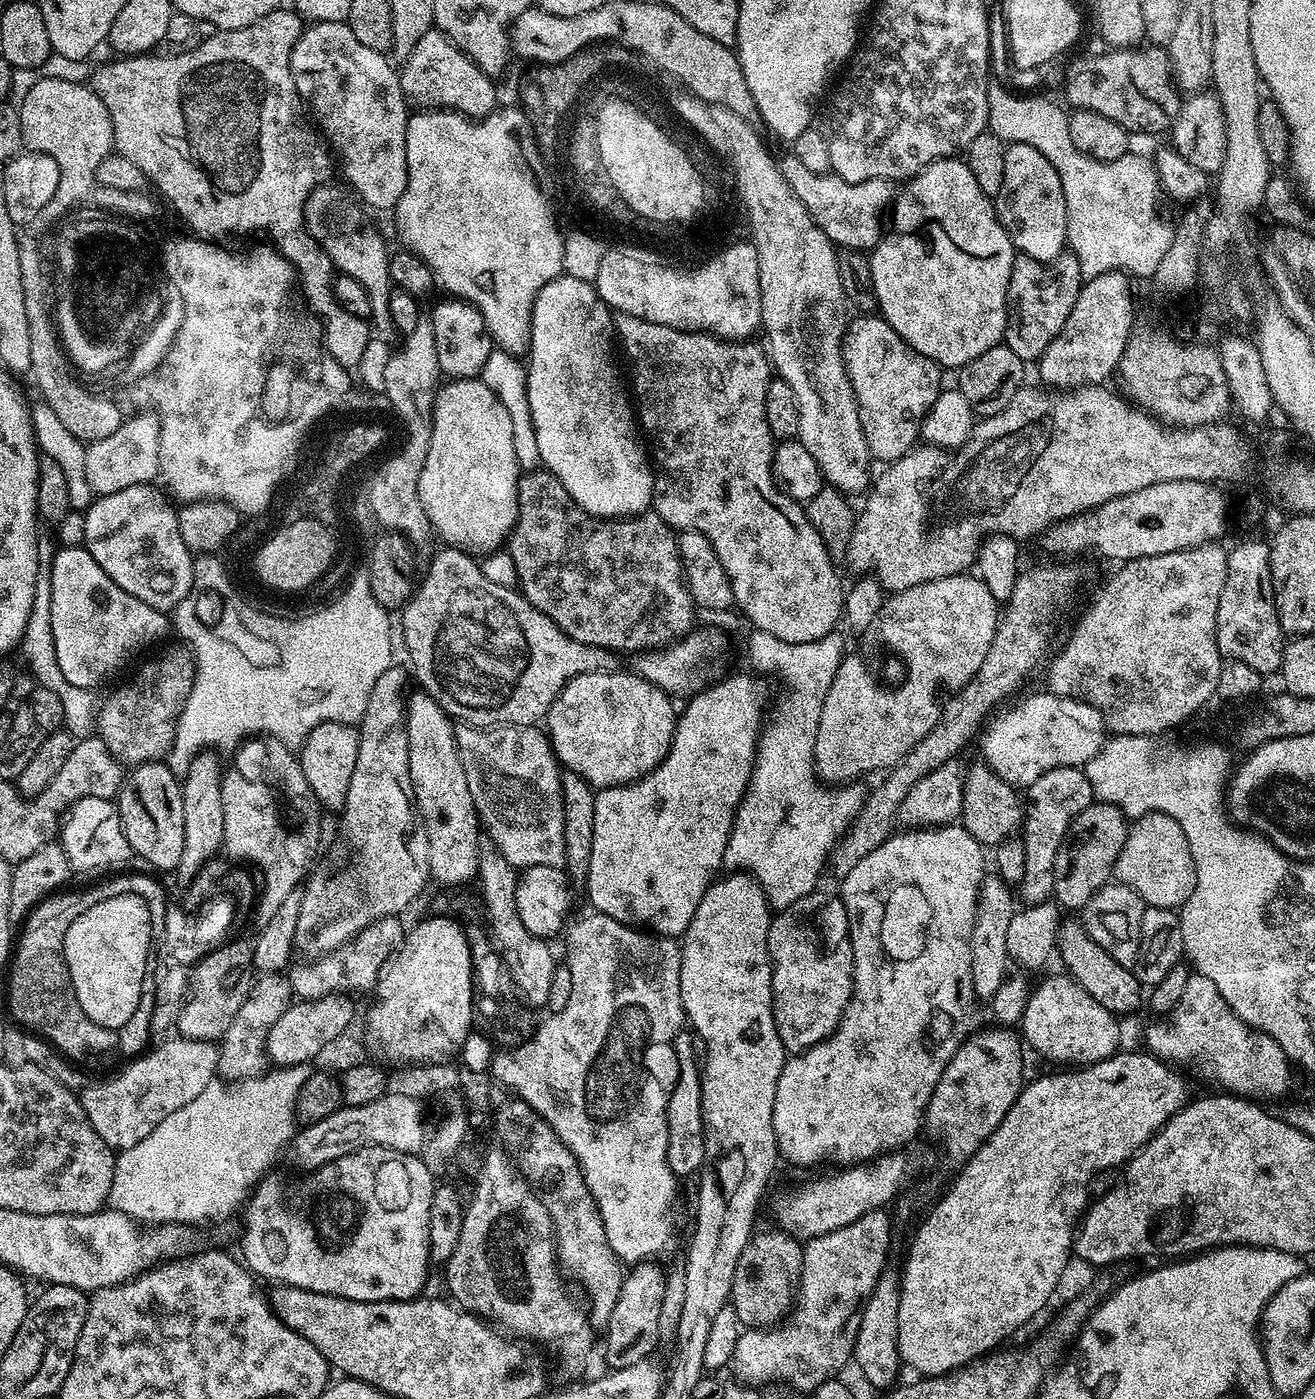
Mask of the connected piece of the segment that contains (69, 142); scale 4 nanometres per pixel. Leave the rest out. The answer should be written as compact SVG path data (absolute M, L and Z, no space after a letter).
M41 75L28 87L28 92L19 101L20 117L22 118L22 138L24 147L29 153L50 155L58 164L64 164L68 168L68 176L76 180L76 184L94 184L99 163L113 151L112 123L110 114L98 98L98 94L92 91L87 83L75 84L72 80L63 80L60 76Z

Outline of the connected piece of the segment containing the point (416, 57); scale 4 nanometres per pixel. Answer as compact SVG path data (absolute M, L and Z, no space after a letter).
M433 30L422 34L422 38L418 38L418 46L414 46L414 50L409 56L403 57L402 64L404 64L404 69L401 67L398 72L402 90L405 97L413 105L416 103L416 106L421 109L447 110L449 112L459 112L460 115L469 118L479 118L488 116L496 111L498 107L496 88L492 85L495 84L493 77L484 73L467 54L462 50L458 50L458 46L451 44L448 37L443 36L441 32Z

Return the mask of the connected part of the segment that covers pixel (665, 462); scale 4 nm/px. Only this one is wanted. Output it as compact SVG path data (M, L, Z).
M625 312L619 313L614 320L614 336L618 348L624 351L628 359L628 368L632 371L631 395L640 413L639 423L649 428L648 436L652 439L651 451L654 453L654 487L652 490L651 507L674 530L706 534L706 538L714 546L726 576L730 578L732 599L735 607L744 611L744 616L753 625L755 631L774 634L774 638L782 638L782 642L814 642L818 638L826 638L837 631L836 623L841 623L844 614L844 593L846 584L840 581L836 573L834 558L826 550L818 530L810 522L805 505L798 500L792 500L784 493L784 489L776 483L772 473L772 456L776 453L774 433L768 425L768 385L774 376L773 365L769 353L763 347L742 340L722 340L710 332L694 332L682 328L671 328L658 322L650 322L642 318L634 318Z

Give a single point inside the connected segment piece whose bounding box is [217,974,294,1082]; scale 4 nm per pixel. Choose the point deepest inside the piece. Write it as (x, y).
(243, 1052)

